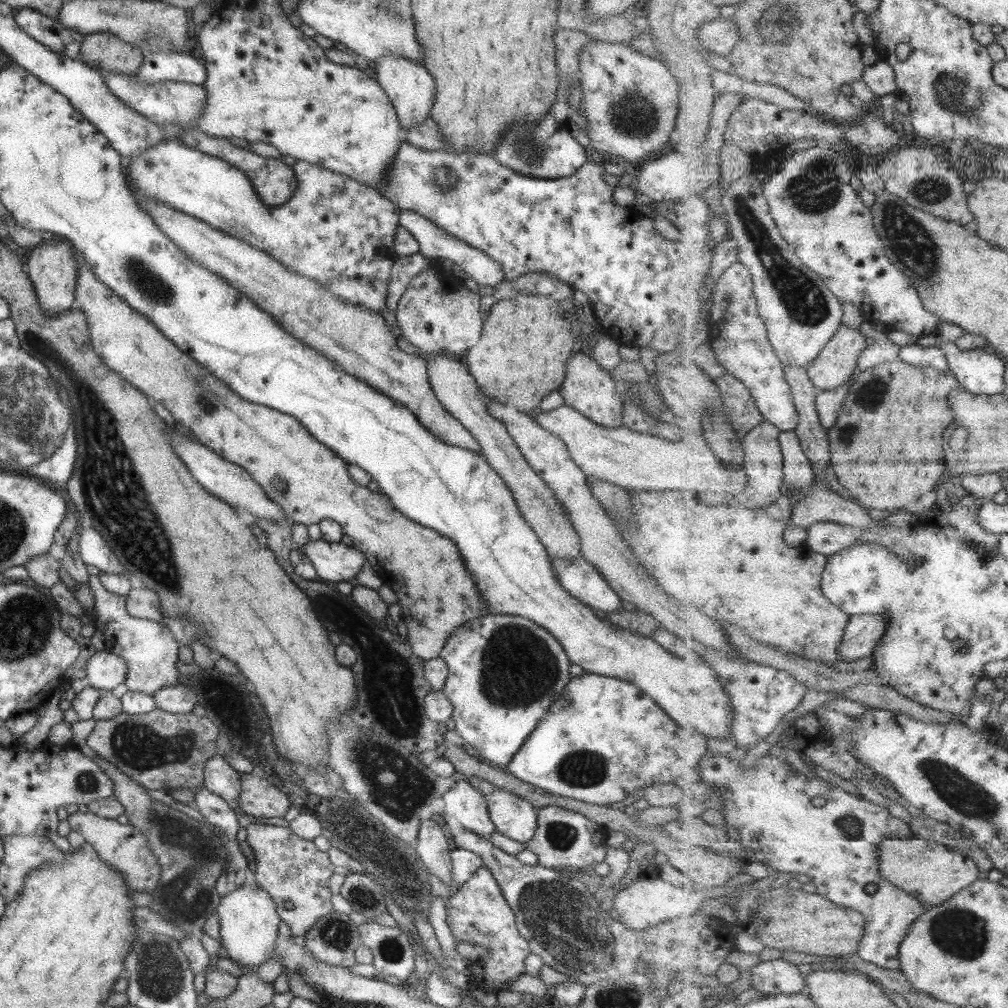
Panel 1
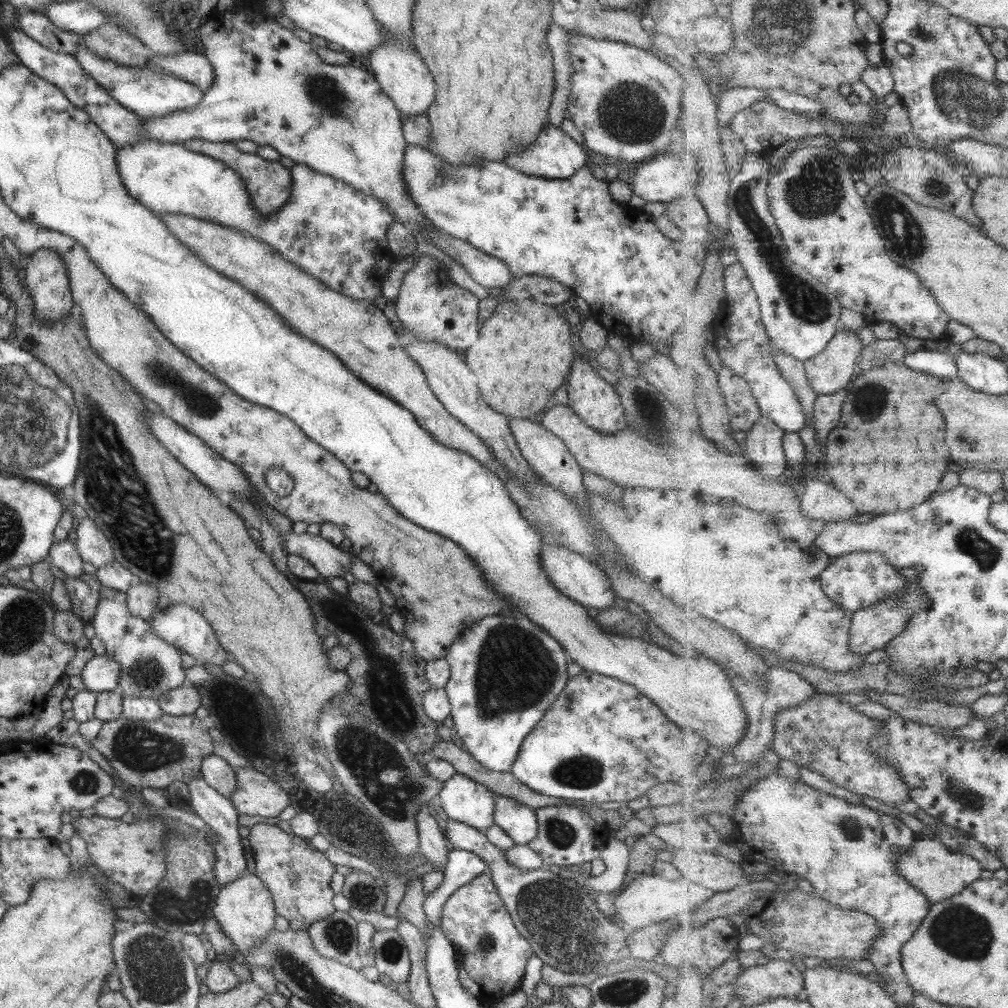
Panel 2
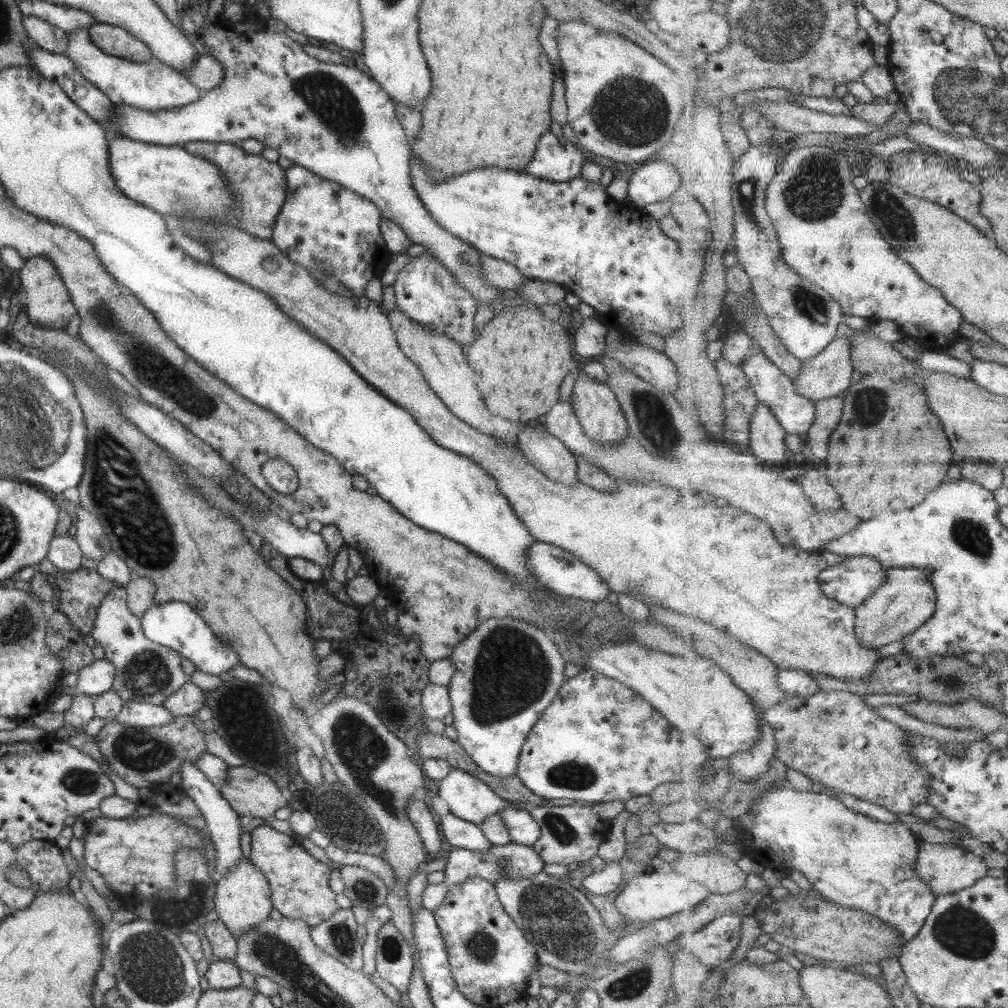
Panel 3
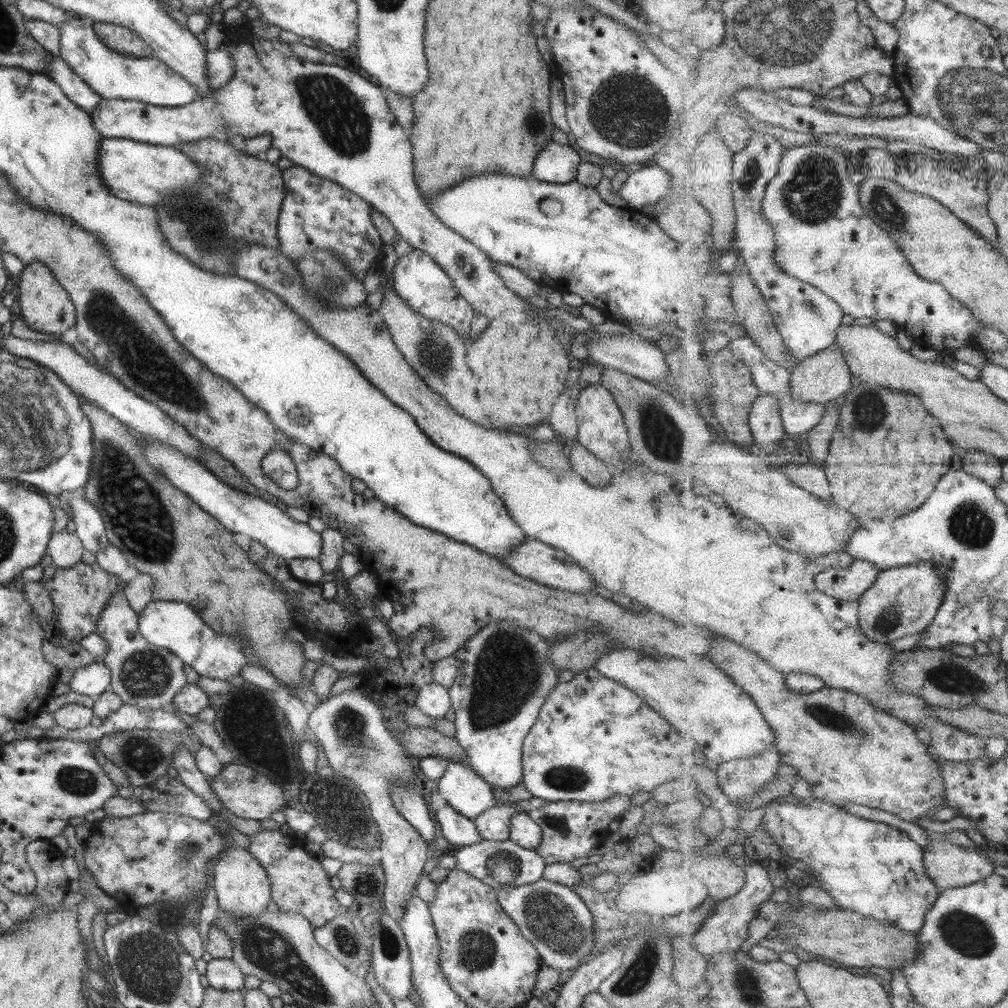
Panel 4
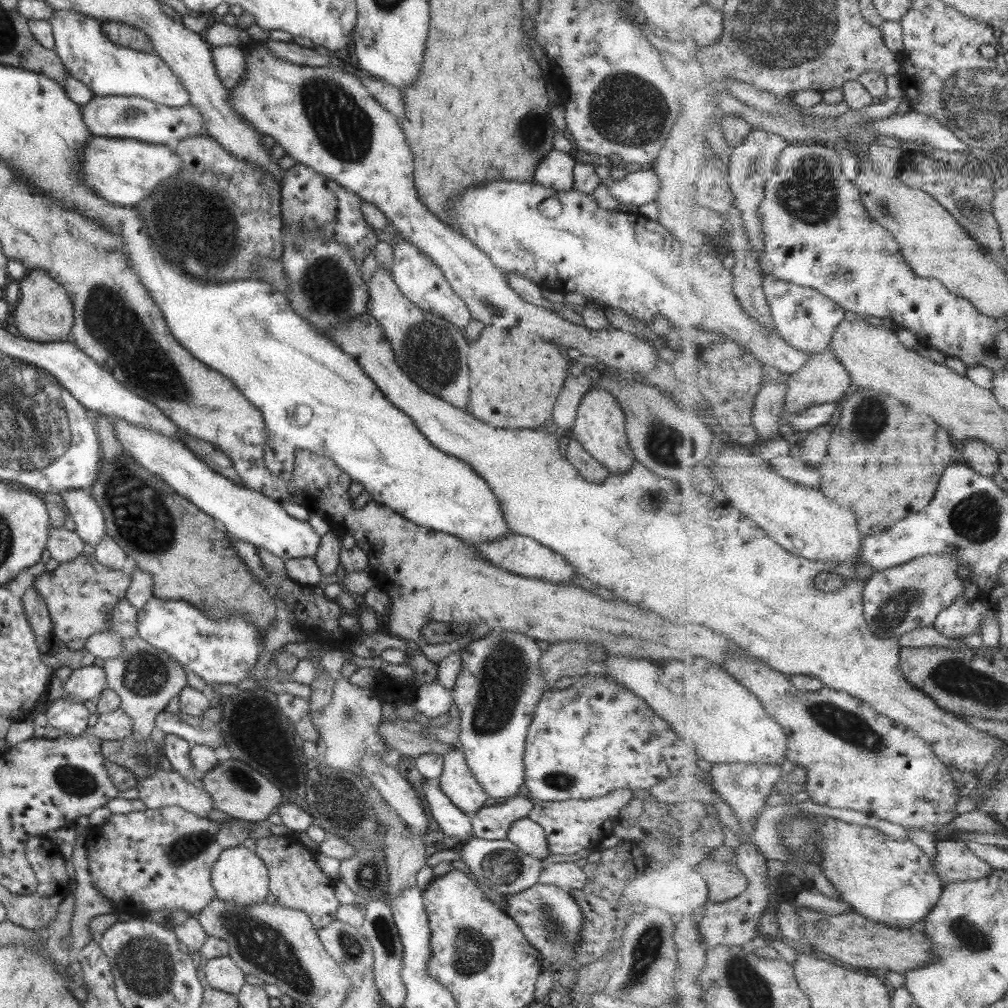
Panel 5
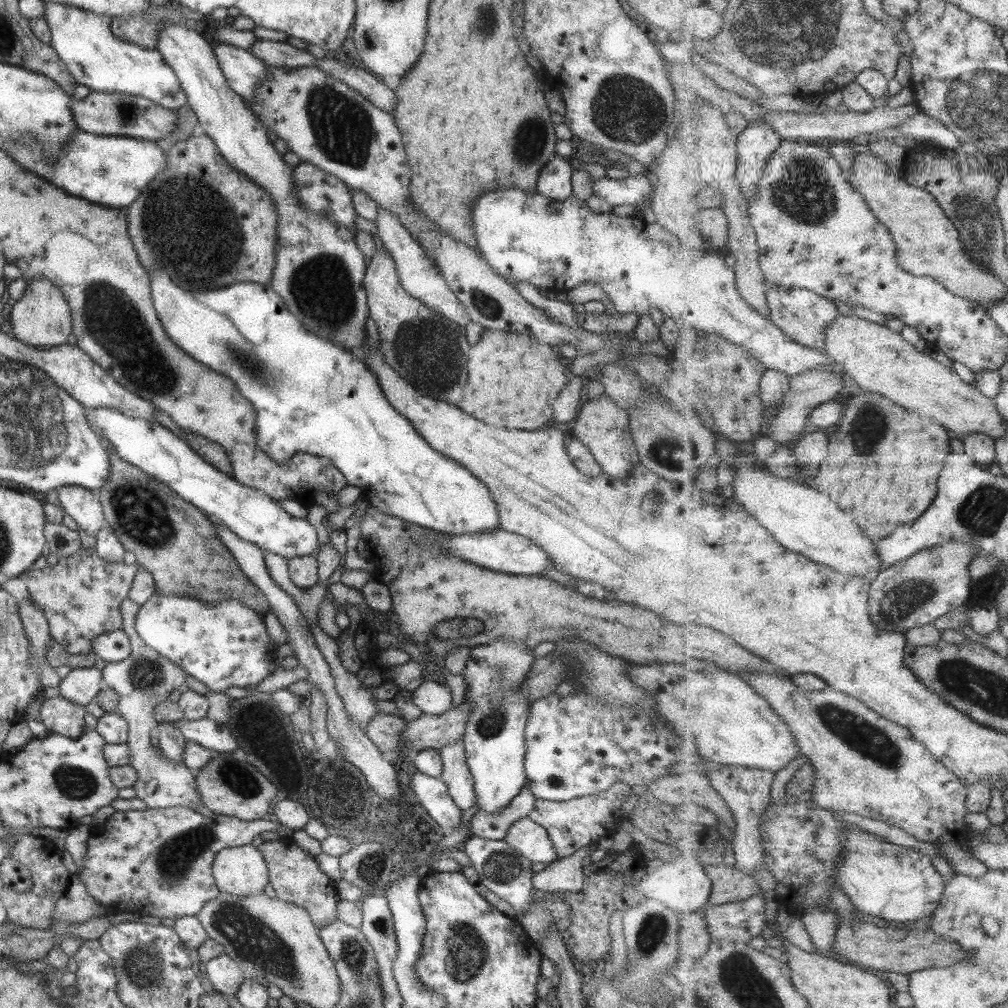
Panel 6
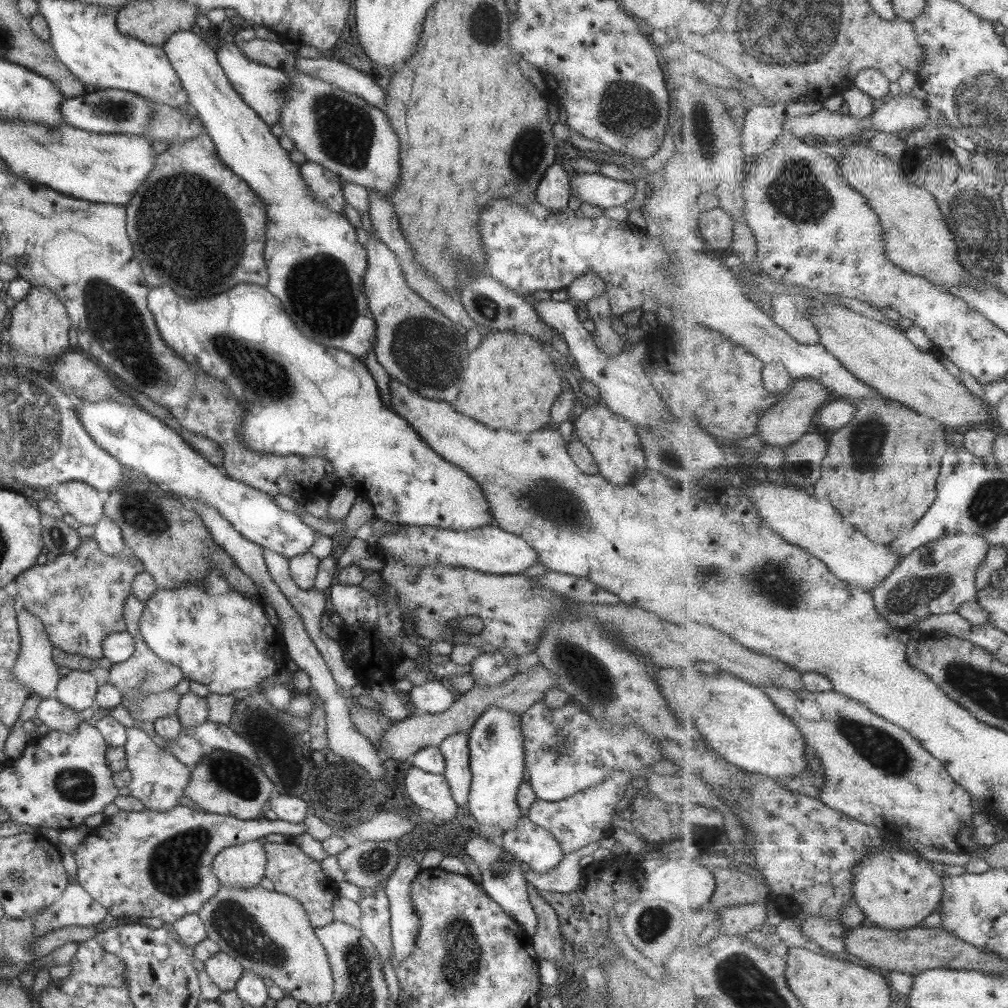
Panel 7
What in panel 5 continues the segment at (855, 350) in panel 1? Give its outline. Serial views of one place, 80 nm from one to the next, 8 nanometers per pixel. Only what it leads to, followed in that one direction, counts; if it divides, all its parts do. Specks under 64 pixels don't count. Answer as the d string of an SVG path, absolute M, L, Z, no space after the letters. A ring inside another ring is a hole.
M832 350L825 353L812 353L804 369L797 370L797 373L791 374L787 384L788 393L786 394L784 408L789 415L791 413L804 412L810 406L840 403L844 396L854 388L847 368Z

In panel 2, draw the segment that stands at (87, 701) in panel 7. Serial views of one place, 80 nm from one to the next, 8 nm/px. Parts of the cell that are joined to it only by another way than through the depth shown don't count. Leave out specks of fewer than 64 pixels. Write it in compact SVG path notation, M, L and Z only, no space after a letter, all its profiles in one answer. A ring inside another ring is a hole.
M106 654L93 655L83 667L80 678L84 684L82 690L98 693L111 691L119 680L120 664L107 658Z

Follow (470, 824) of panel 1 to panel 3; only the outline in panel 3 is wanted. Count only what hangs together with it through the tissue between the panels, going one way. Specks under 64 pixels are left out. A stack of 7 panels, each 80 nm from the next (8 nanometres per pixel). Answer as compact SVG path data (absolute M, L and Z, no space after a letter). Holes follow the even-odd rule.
M452 768L445 778L437 782L434 794L445 802L446 812L474 825L481 824L484 818L498 813L504 806L517 805L526 810L531 806L499 798L481 780L458 768Z

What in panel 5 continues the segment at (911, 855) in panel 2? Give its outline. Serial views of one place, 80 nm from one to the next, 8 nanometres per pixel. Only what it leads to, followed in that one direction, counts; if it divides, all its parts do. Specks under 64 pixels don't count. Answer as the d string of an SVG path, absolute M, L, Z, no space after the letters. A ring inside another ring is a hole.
M961 839L936 840L938 853L934 862L944 884L961 880L979 880L991 876L994 869L984 859L969 850Z

